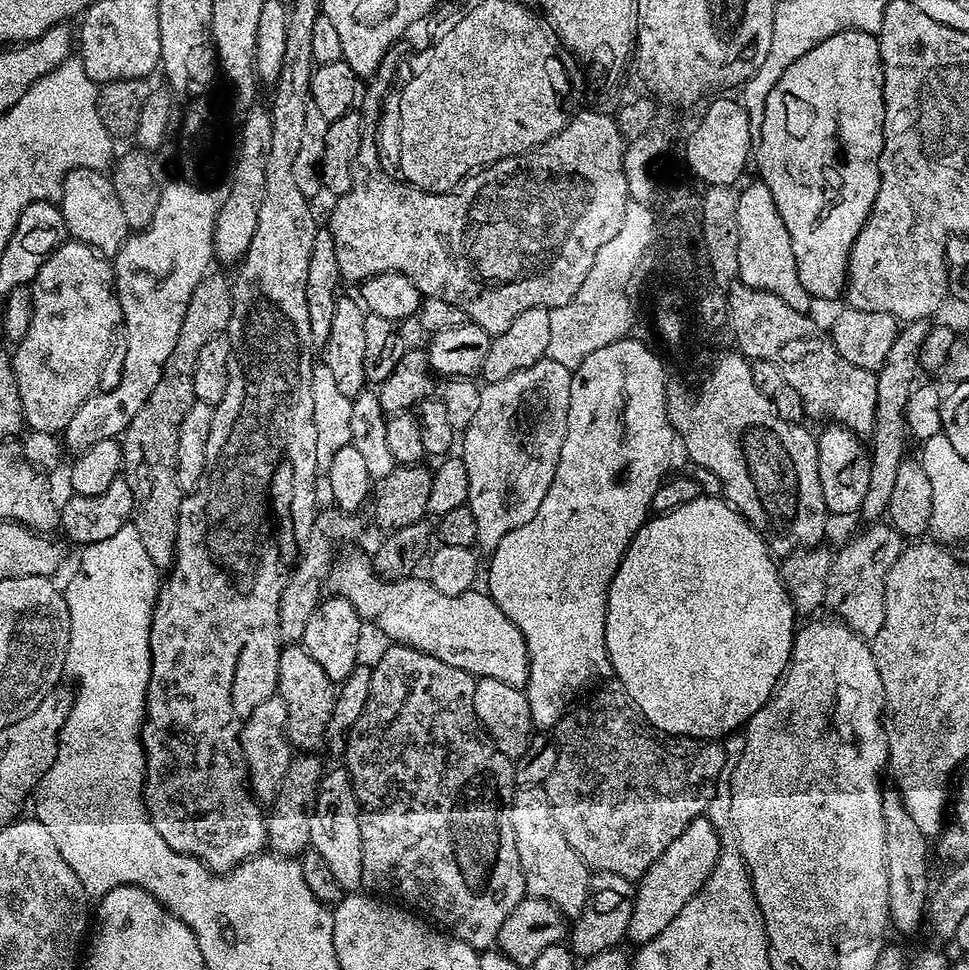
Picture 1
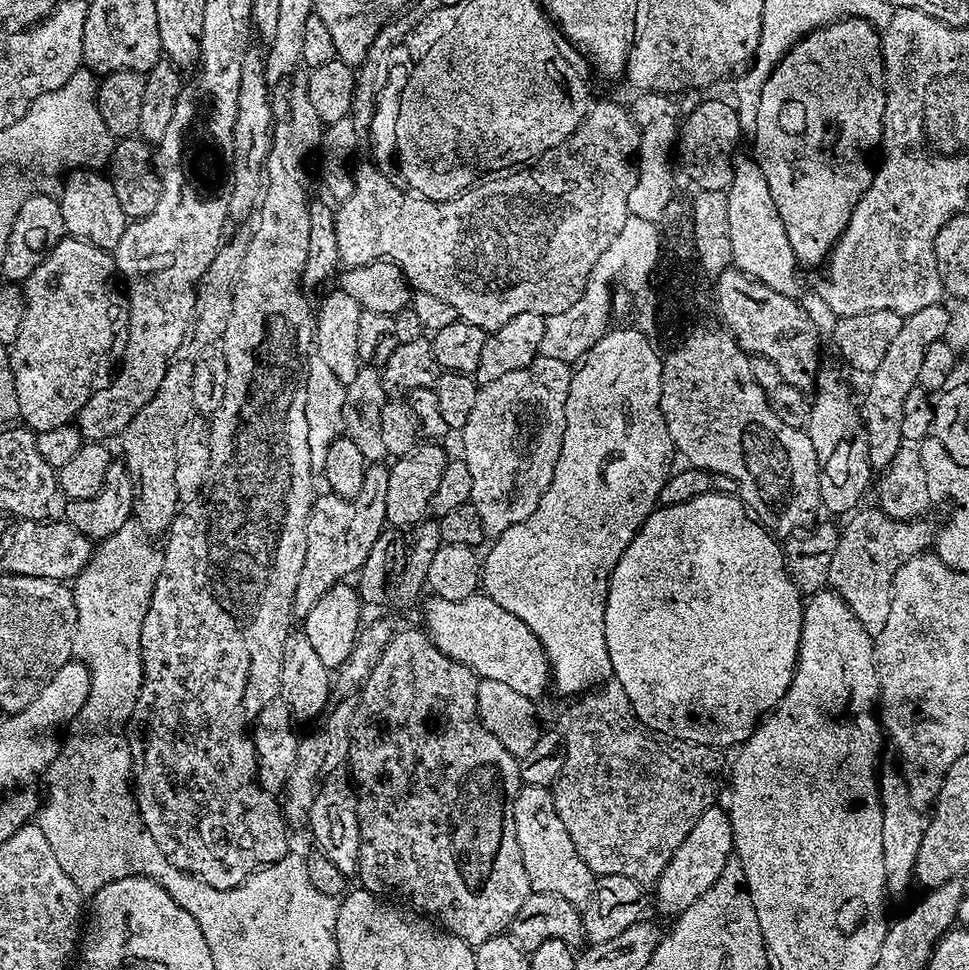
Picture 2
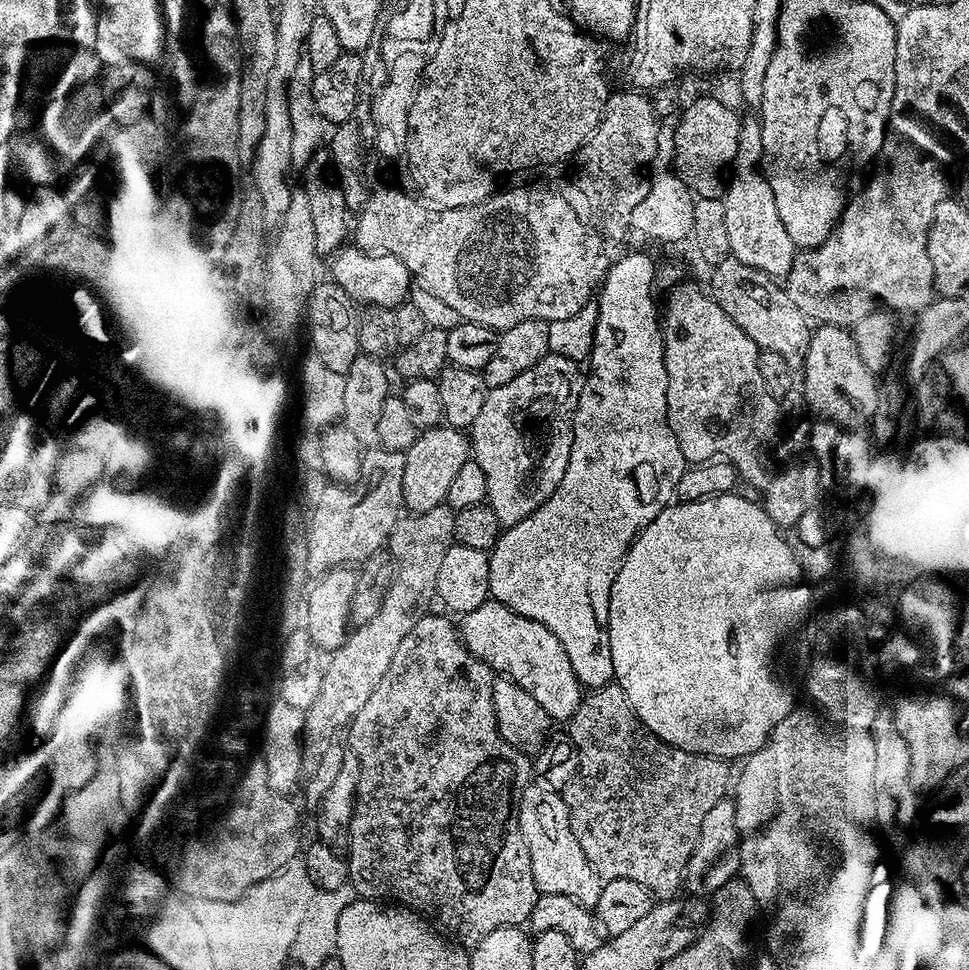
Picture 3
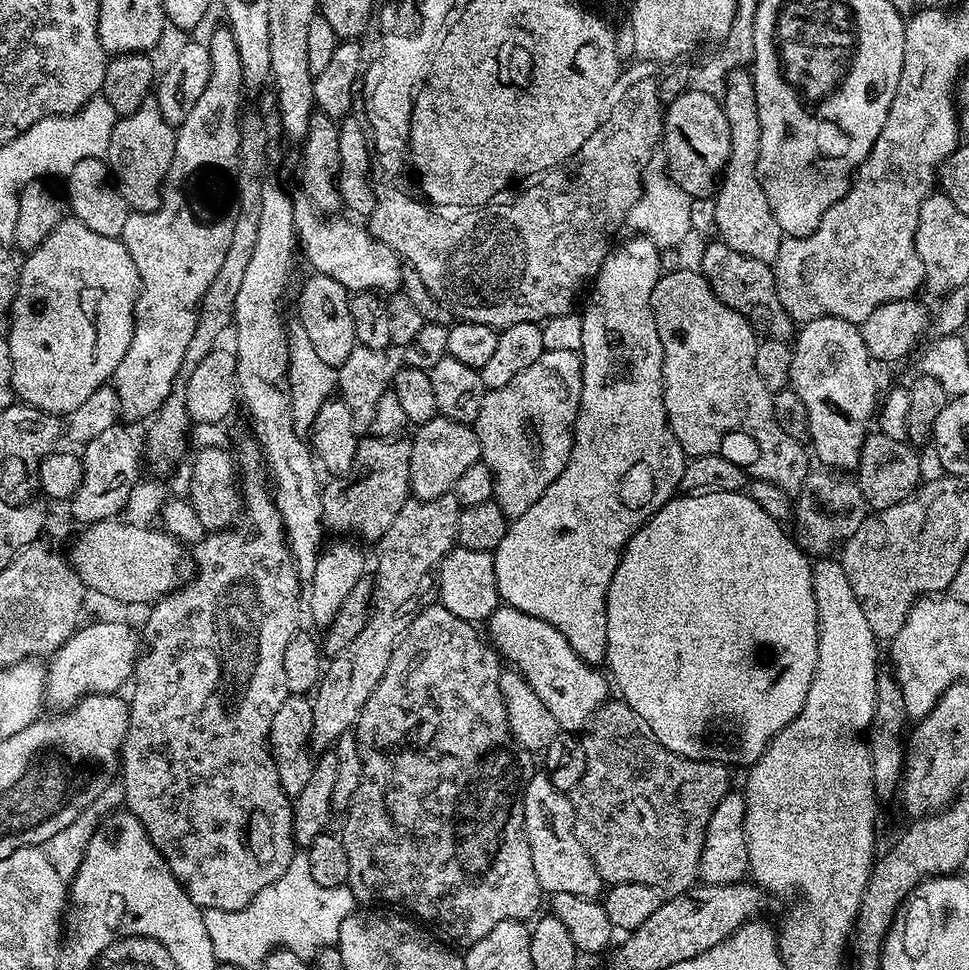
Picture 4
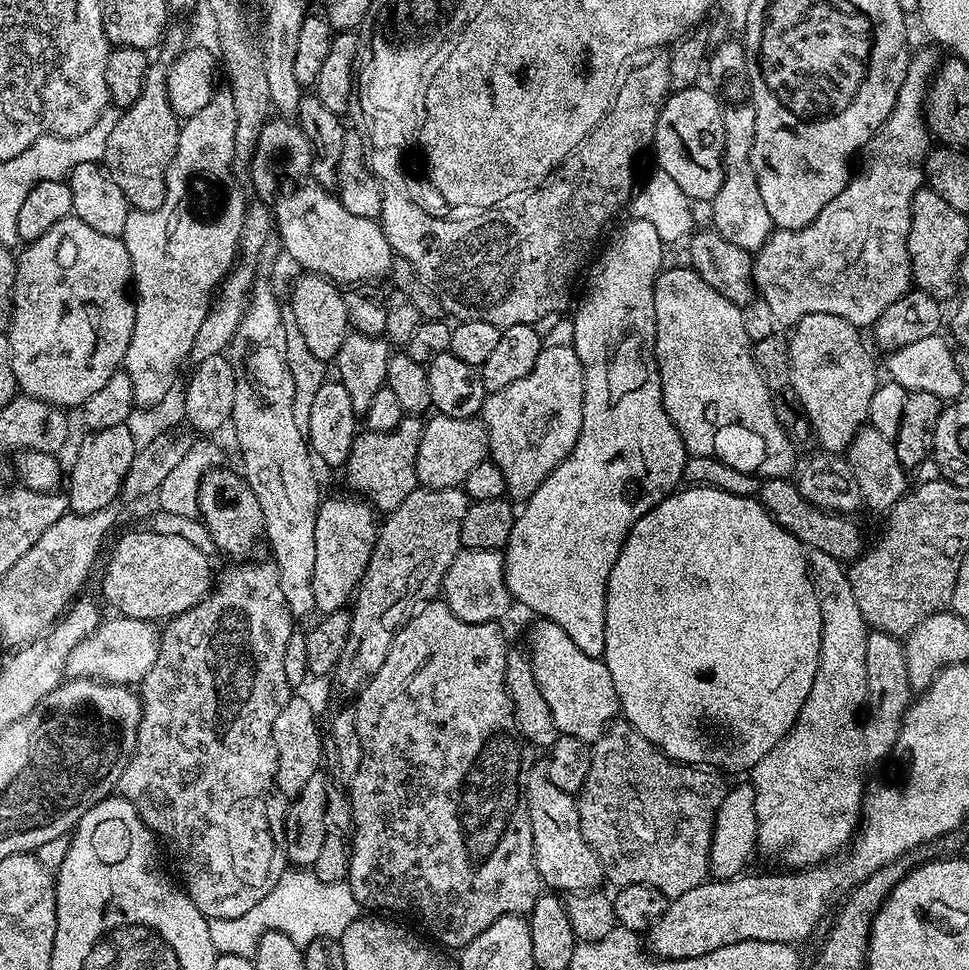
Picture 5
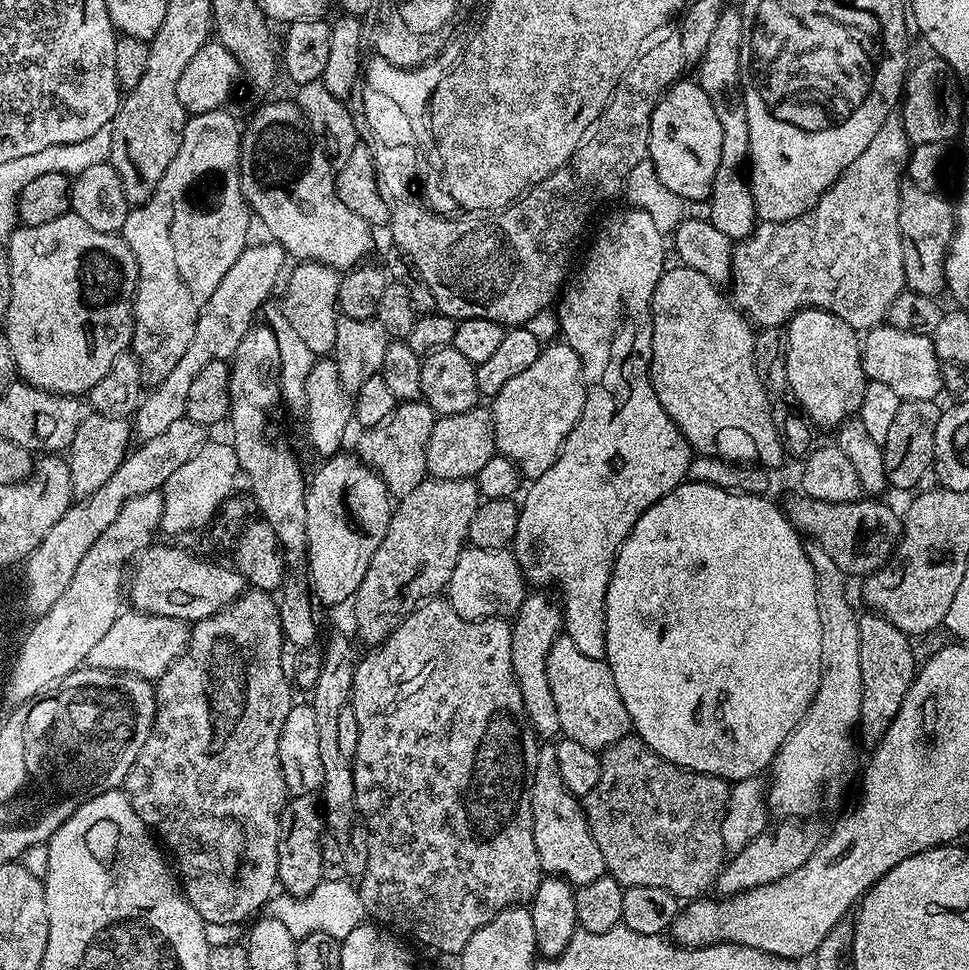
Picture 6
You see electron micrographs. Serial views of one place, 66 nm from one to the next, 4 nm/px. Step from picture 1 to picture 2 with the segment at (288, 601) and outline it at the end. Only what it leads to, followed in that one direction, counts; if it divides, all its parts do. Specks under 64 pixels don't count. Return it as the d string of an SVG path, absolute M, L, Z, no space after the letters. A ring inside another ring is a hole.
M376 462L366 470L362 490L353 500L335 496L331 490L317 495L312 502L310 522L306 522L306 562L302 562L302 574L298 578L298 590L294 590L293 617L302 618L314 610L318 598L348 575L359 573L367 555L388 524L386 518L386 494L390 487L390 474L383 463Z

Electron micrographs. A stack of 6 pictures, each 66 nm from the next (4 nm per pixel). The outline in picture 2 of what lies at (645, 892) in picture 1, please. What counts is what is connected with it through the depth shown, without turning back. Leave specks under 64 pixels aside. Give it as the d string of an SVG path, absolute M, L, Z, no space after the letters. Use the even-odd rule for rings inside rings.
M720 806L707 808L702 818L694 822L694 830L686 834L686 842L682 842L682 846L674 852L674 858L670 858L666 870L662 870L662 874L656 879L654 891L657 910L664 916L675 918L694 906L694 902L698 902L698 898L702 898L702 894L706 894L706 890L710 890L714 882L718 882L722 870L726 870L733 856L732 823L727 811Z

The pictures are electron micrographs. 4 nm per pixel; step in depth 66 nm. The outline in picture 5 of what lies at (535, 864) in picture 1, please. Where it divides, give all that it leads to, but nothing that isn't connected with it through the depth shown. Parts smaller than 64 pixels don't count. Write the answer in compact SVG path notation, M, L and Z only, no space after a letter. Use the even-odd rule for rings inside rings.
M544 766L533 767L528 776L527 790L534 858L541 881L560 894L599 889L605 883L604 871L598 854L594 854L586 838L582 838L576 796L566 790L558 790L558 786L550 782L547 767Z

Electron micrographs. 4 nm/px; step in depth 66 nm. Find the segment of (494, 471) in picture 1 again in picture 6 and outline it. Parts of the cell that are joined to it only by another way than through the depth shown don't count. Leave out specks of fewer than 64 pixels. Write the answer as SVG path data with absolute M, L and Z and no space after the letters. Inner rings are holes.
M563 342L552 344L549 348L547 345L538 354L538 358L534 358L534 363L529 368L510 378L510 382L506 382L506 386L502 386L502 390L498 390L498 394L491 397L490 411L494 422L497 453L513 460L525 481L537 480L539 476L546 474L546 470L550 470L550 466L554 466L554 462L559 458L570 430L574 430L582 414L587 397L584 364L580 355Z

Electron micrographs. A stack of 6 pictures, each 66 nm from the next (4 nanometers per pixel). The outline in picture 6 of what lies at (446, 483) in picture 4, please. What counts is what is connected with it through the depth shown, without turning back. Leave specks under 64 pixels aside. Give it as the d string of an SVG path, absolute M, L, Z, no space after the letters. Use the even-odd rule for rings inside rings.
M477 406L466 410L466 414L450 414L437 419L434 431L430 433L430 442L426 448L426 466L428 476L434 480L470 480L490 462L490 458L497 455L496 439L494 438L494 422L492 413L487 407Z

